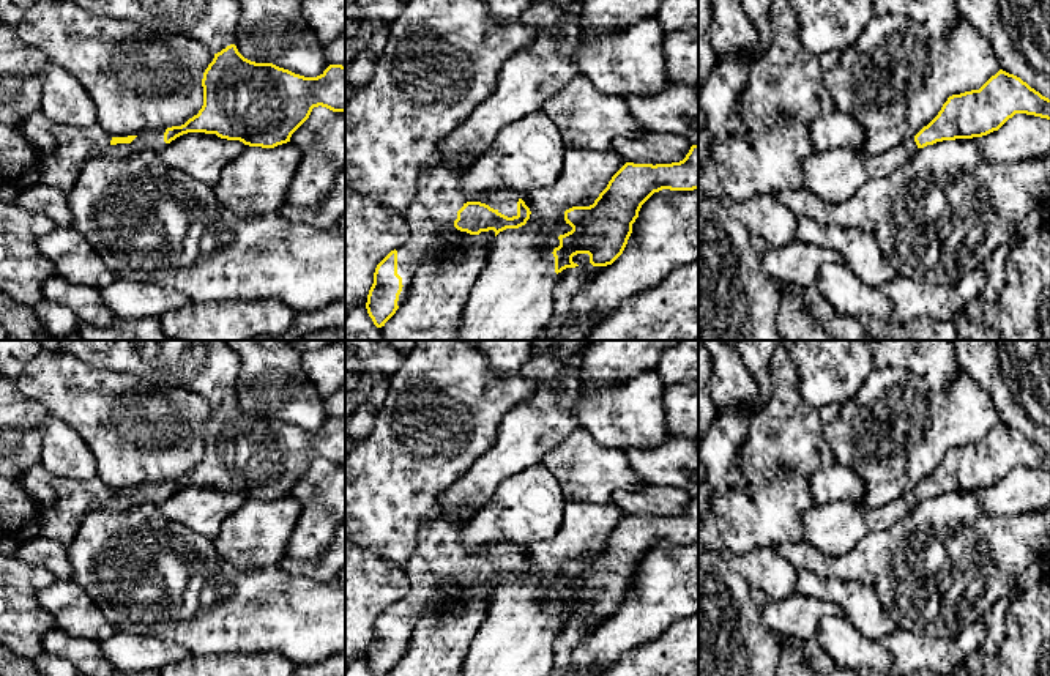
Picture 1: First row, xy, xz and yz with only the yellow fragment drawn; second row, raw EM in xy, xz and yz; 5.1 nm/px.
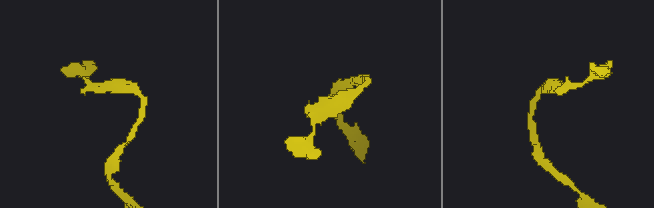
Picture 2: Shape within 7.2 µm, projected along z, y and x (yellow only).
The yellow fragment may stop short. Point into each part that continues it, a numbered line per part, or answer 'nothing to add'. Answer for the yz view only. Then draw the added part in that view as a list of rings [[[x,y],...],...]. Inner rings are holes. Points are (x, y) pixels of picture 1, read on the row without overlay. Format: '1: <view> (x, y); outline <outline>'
1: yz (834, 528); outline [[[913,490],[875,509],[867,509],[855,500],[814,506],[804,514],[802,537],[825,555],[842,556],[872,531],[888,529],[918,503]]]

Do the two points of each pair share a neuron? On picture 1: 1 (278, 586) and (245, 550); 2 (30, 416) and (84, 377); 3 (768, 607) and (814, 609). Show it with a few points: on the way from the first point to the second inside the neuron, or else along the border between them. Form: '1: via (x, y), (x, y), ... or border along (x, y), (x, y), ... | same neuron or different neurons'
1: border along (223, 558), (243, 569), (267, 568), (278, 563) | different neurons
2: border along (16, 385), (48, 413) | different neurons
3: via (779, 609), (803, 609) | same neuron

